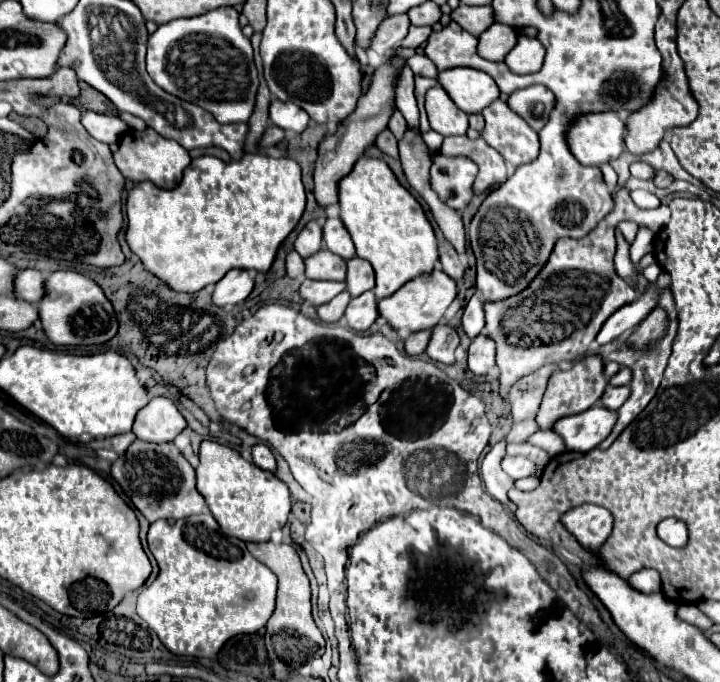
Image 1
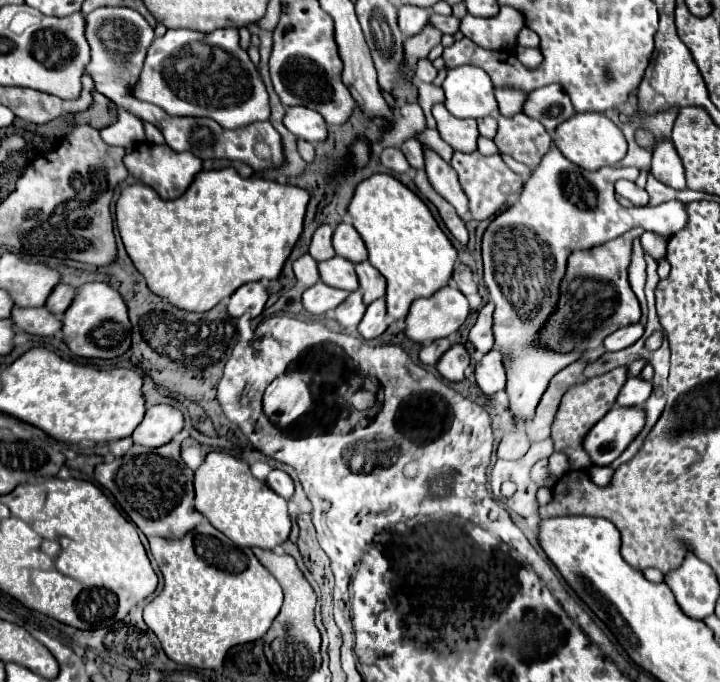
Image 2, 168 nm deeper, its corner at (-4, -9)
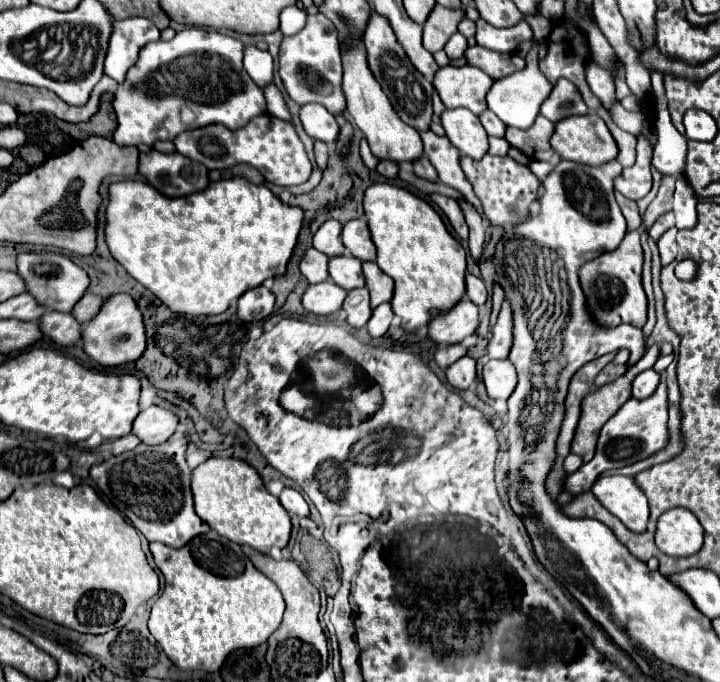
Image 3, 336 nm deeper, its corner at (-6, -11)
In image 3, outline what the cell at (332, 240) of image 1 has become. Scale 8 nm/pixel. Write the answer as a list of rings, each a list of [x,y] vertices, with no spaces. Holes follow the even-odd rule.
[[[354,219],[354,221],[346,223],[342,229],[342,243],[360,261],[374,261],[376,259],[374,243],[370,239],[370,231],[366,227],[366,221]]]

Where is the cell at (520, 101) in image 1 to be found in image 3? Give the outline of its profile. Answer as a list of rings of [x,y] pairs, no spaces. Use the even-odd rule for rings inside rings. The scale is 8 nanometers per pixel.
[[[560,79],[554,85],[552,93],[540,107],[540,115],[550,119],[552,123],[558,123],[572,115],[586,115],[586,113],[588,113],[588,107],[584,105],[578,89],[566,79]]]

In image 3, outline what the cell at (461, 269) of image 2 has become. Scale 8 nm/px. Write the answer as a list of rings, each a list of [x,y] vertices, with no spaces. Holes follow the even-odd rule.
[[[466,273],[466,297],[476,305],[484,305],[488,297],[484,281],[480,277],[474,277],[472,273]]]

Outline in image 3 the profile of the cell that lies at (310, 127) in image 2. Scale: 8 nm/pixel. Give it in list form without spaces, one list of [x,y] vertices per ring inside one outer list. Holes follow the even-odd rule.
[[[312,103],[312,105],[302,105],[300,107],[300,121],[304,131],[314,139],[314,141],[324,141],[324,143],[334,143],[338,139],[338,123],[336,117],[330,115],[322,105]]]

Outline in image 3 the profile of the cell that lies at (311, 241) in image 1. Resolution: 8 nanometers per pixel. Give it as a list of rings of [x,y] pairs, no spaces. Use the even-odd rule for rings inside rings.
[[[326,221],[314,235],[314,249],[322,251],[328,257],[346,255],[346,247],[340,241],[342,225],[338,221]]]

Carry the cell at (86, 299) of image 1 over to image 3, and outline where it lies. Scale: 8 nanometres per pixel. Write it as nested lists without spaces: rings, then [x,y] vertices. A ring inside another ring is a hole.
[[[126,293],[110,295],[102,303],[96,317],[82,325],[82,341],[84,341],[84,353],[92,357],[96,363],[106,367],[138,359],[138,355],[142,355],[142,351],[146,349],[146,335],[142,325],[142,313],[138,311],[134,299]]]

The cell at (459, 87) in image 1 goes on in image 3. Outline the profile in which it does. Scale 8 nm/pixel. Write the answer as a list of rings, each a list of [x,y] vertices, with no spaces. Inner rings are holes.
[[[442,67],[434,77],[434,87],[446,105],[446,109],[470,109],[474,115],[486,111],[486,93],[492,87],[492,79],[478,67]]]

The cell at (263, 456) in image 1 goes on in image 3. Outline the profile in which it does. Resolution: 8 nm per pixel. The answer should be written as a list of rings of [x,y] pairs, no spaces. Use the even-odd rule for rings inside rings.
[[[284,487],[280,493],[280,503],[288,513],[296,513],[296,515],[308,515],[308,503],[304,501],[304,497],[292,489],[292,487]]]

